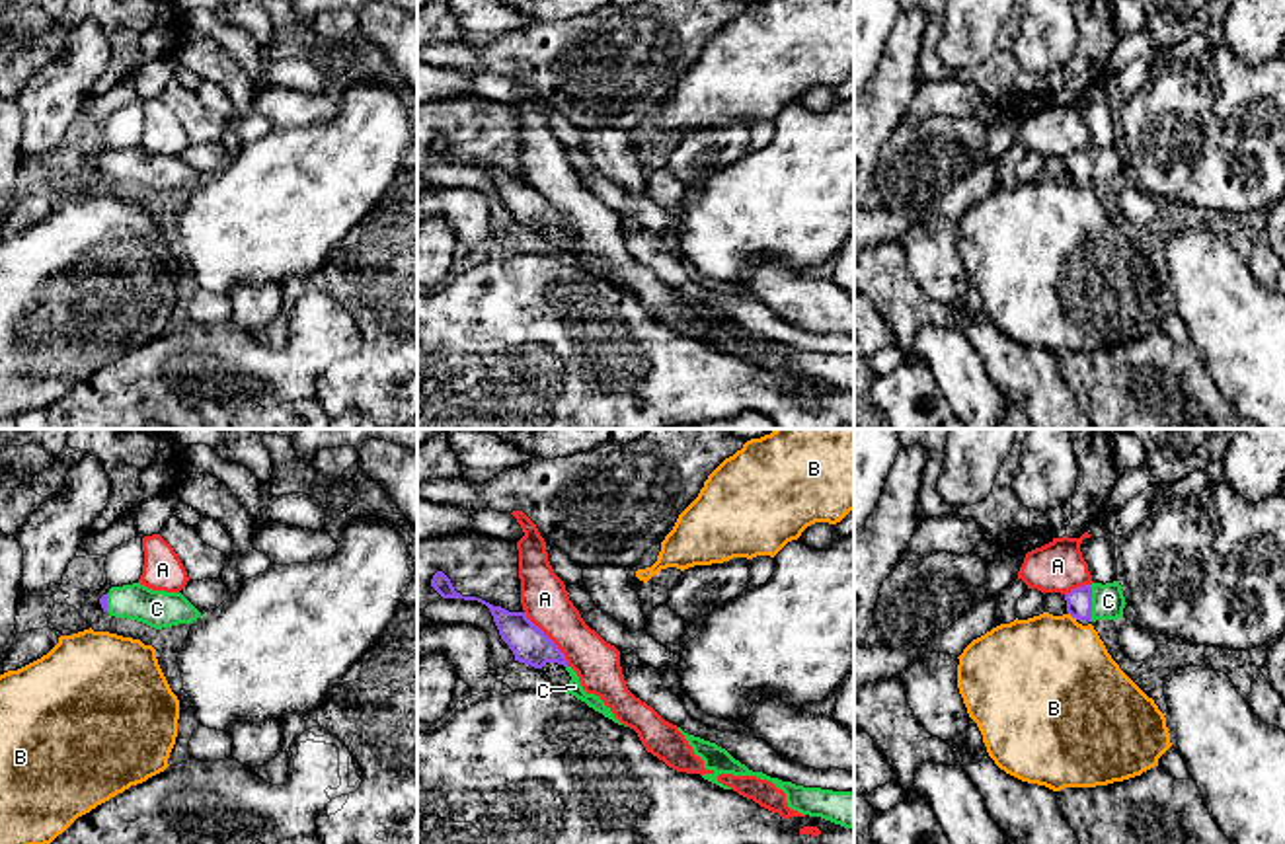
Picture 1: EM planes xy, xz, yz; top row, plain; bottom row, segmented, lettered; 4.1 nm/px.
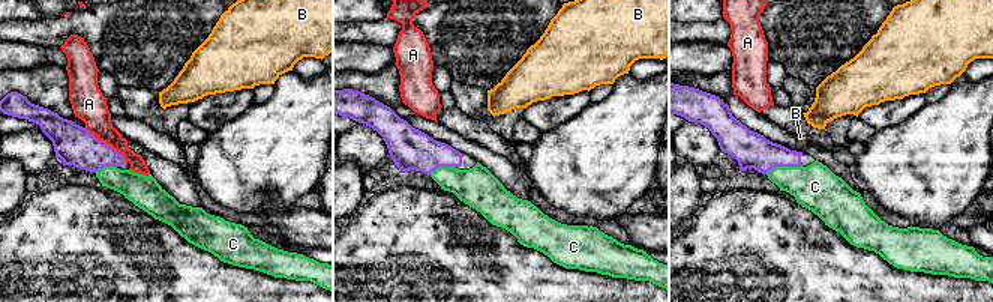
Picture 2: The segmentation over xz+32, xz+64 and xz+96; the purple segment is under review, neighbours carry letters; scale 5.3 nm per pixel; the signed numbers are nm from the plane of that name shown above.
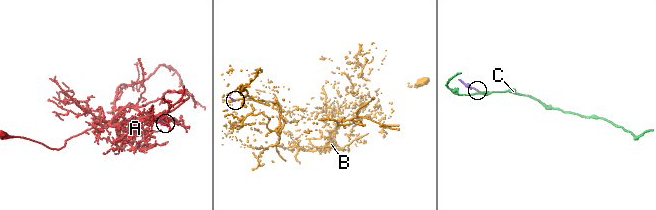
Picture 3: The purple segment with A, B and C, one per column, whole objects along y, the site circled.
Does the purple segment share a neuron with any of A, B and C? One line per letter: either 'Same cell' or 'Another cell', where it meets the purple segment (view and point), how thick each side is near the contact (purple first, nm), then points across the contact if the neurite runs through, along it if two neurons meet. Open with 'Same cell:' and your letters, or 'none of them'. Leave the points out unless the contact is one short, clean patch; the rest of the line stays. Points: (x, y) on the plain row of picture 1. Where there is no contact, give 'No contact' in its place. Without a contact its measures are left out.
Same cell: C
A: Another cell. Touches purple at xz (550, 203). Thickness 160 nm (purple) against 190 nm. Boundary: xz (523, 176), (556, 209), (568, 229)
B: Another cell. Touches purple at yz (1073, 180). Thickness 110 nm (purple) against 480 nm. Boundary: yz (1069, 176), (1077, 182)
C: Same cell. Touches purple at yz (1090, 166). Thickness 110 nm (purple) against 140 nm. Path across: yz (1079, 164), (1090, 166), (1108, 164)

